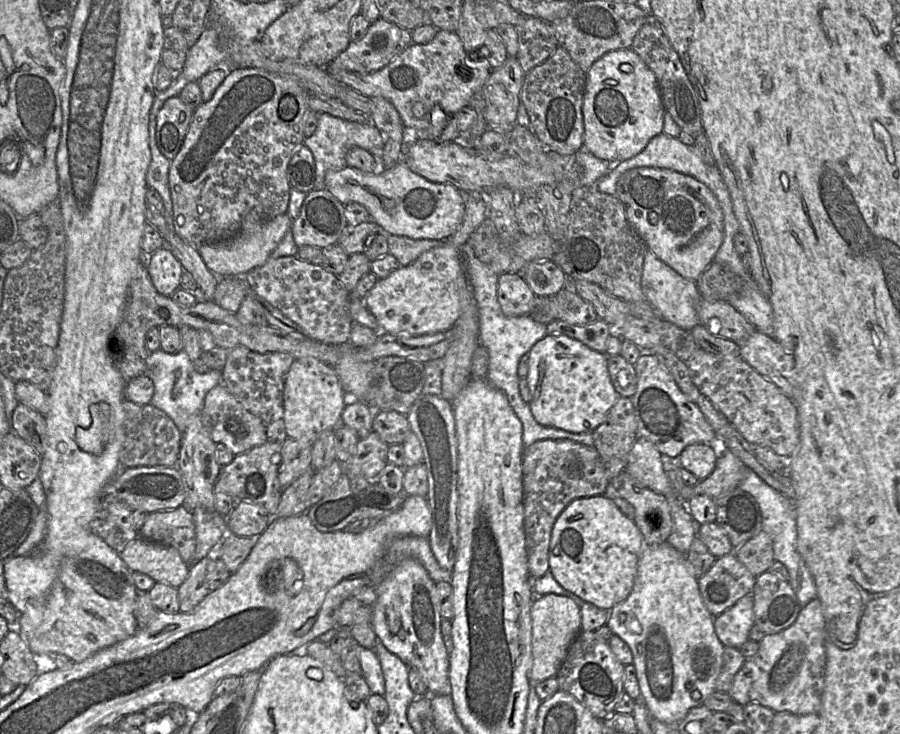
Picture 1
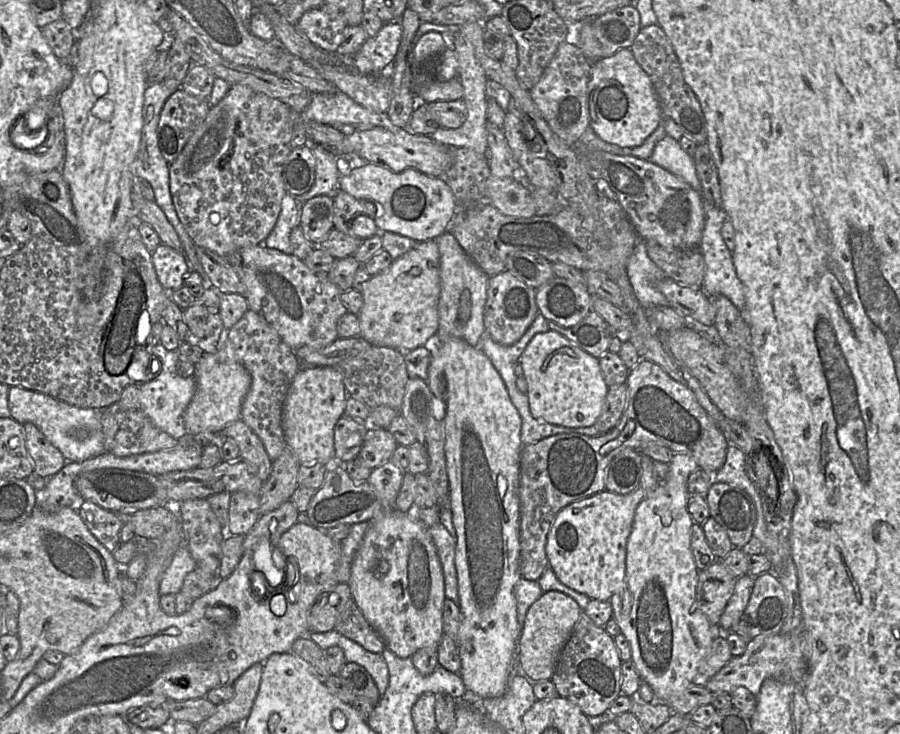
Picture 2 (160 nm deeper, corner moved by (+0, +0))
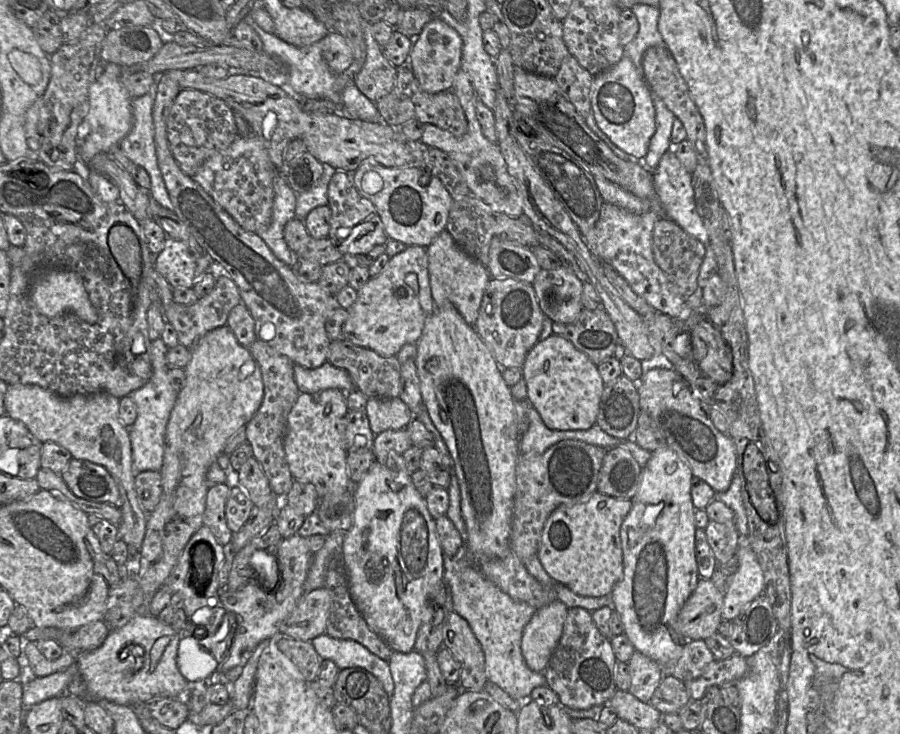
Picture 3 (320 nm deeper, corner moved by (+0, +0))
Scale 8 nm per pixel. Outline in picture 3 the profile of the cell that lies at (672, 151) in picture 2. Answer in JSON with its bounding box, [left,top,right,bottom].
[653,147,718,289]

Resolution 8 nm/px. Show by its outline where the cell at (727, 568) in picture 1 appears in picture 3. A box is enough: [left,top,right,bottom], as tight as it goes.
[676,578,724,640]

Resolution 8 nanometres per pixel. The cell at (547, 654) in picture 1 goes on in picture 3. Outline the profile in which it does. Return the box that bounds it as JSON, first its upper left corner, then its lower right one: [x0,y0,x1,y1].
[522,599,569,673]

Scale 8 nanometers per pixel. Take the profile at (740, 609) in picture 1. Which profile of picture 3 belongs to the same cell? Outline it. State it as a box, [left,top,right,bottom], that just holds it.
[722,540,765,619]

